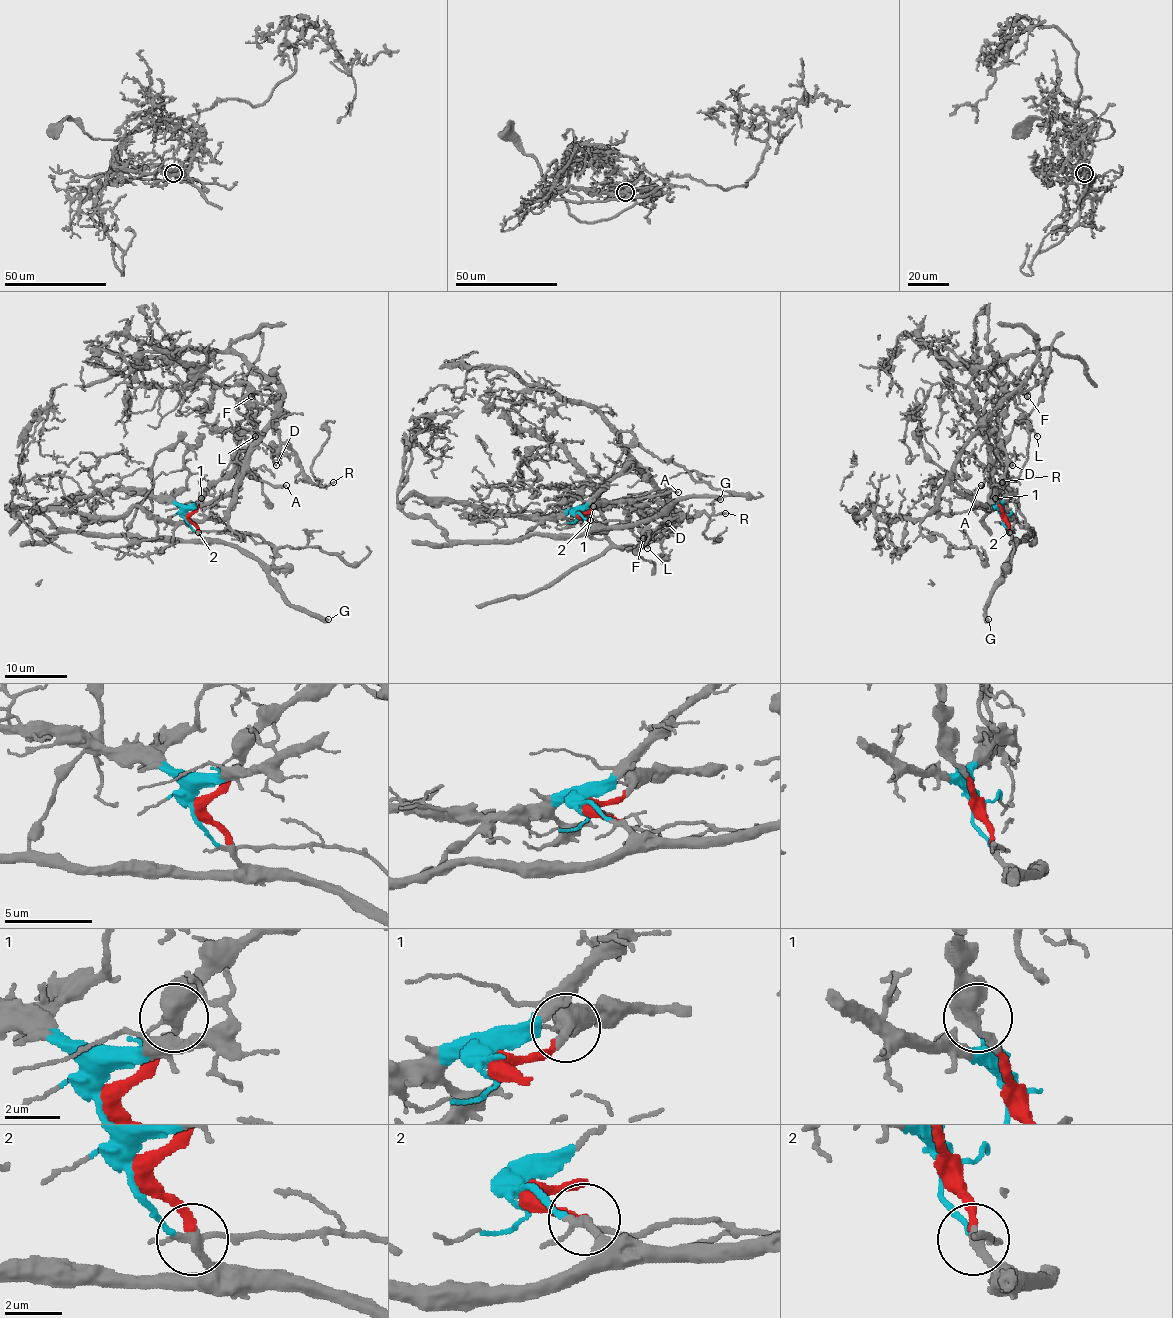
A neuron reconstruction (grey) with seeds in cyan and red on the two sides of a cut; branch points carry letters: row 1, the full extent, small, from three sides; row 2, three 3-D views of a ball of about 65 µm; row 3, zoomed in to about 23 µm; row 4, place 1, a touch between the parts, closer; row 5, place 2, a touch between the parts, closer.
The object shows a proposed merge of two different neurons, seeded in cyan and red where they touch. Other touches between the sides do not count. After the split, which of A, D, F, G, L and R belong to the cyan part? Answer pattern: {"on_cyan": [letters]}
{"on_cyan": ["D", "F", "L", "R"]}

